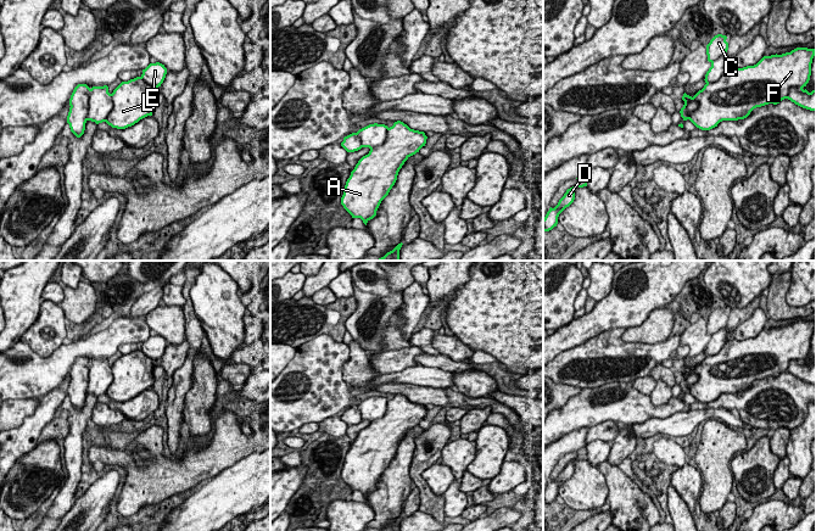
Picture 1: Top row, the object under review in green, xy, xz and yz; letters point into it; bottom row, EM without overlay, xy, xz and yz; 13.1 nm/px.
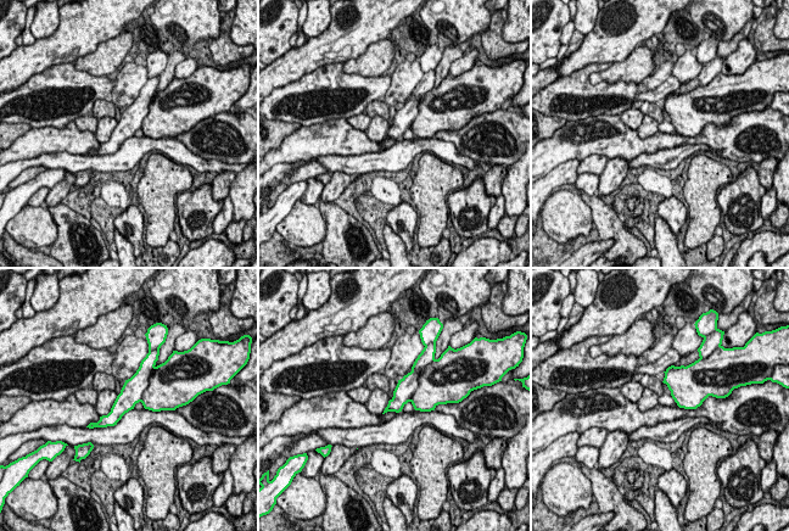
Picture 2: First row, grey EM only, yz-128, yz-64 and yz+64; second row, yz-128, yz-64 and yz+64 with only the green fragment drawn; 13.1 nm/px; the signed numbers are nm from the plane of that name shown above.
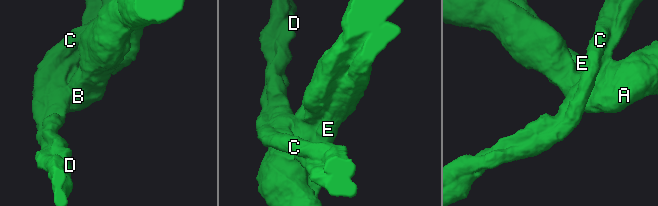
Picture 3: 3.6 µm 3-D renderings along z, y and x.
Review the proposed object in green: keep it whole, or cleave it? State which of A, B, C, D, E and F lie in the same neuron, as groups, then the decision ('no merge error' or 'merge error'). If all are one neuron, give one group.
A B E F / C D; merge error

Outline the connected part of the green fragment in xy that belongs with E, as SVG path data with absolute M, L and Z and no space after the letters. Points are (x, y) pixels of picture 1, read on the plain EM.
M150 336L142 347L128 354L122 354L111 367L113 381L106 391L112 401L125 402L140 392L152 389L152 370L167 347L164 337Z

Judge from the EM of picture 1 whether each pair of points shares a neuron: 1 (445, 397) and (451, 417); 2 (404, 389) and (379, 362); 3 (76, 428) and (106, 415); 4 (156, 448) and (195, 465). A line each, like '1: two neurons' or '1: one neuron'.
1: two neurons
2: two neurons
3: two neurons
4: one neuron

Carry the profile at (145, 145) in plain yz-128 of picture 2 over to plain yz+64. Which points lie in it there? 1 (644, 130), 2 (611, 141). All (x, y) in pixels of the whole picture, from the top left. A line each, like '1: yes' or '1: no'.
1: no
2: yes

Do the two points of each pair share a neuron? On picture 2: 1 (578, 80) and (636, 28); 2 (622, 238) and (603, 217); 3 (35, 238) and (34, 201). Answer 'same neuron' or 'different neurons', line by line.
1: different neurons
2: same neuron
3: different neurons

